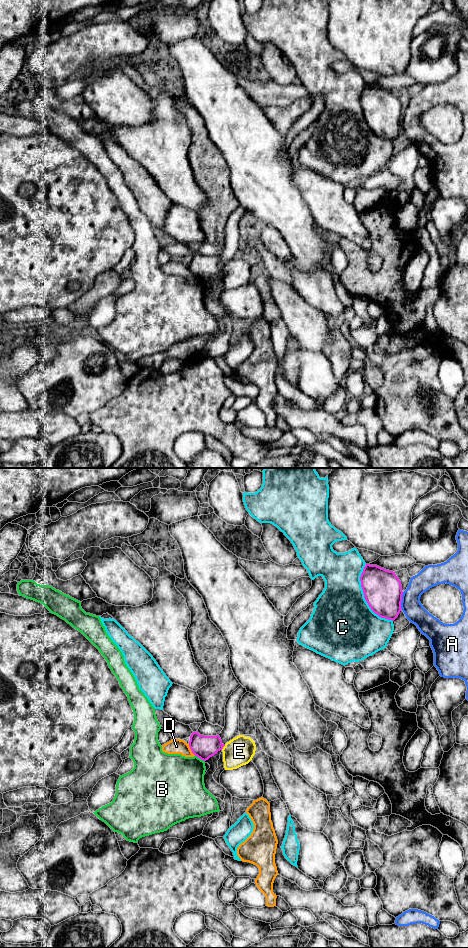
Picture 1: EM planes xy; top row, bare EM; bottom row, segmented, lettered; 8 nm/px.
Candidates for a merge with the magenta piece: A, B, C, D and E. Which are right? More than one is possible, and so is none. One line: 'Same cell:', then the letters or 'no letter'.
Same cell: no letter

